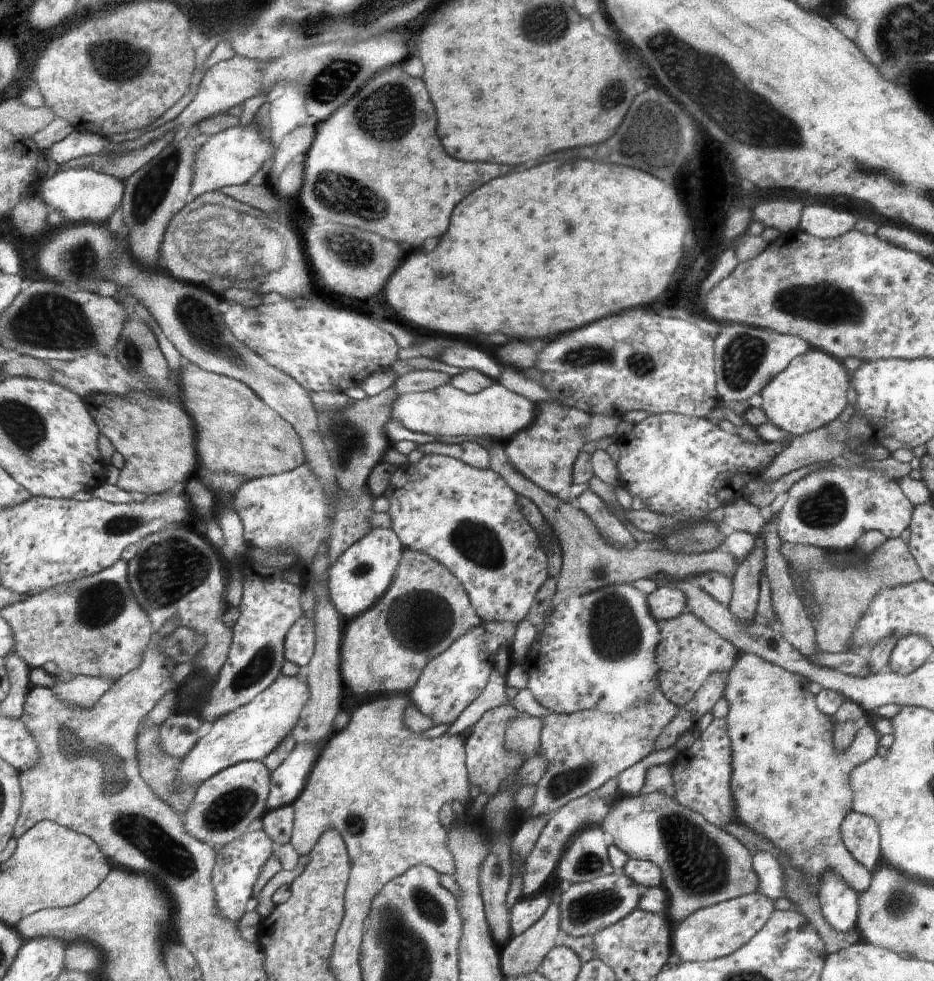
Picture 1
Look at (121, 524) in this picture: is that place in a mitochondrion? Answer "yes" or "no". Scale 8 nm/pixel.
yes

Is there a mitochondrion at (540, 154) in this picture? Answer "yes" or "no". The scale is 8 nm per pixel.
no

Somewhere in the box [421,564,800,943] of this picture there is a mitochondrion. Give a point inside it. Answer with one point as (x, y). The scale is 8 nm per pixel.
(700, 866)

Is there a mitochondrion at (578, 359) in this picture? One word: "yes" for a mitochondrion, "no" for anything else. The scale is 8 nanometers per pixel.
yes

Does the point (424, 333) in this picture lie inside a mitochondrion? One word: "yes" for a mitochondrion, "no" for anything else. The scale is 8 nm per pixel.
no

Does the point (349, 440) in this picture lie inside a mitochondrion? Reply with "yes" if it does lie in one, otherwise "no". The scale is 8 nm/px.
yes

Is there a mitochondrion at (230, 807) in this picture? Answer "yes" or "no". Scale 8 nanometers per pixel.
yes

